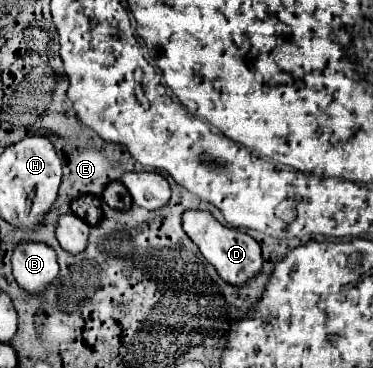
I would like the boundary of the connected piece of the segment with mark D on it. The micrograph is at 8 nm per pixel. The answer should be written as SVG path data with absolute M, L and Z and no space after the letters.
M197 209L185 211L183 213L183 231L189 235L189 239L195 241L195 245L199 247L203 257L217 269L217 273L223 279L227 279L227 283L231 283L231 285L241 285L241 283L249 281L251 277L255 277L259 273L259 269L263 265L259 243L245 231L223 227L209 211L197 211Z

